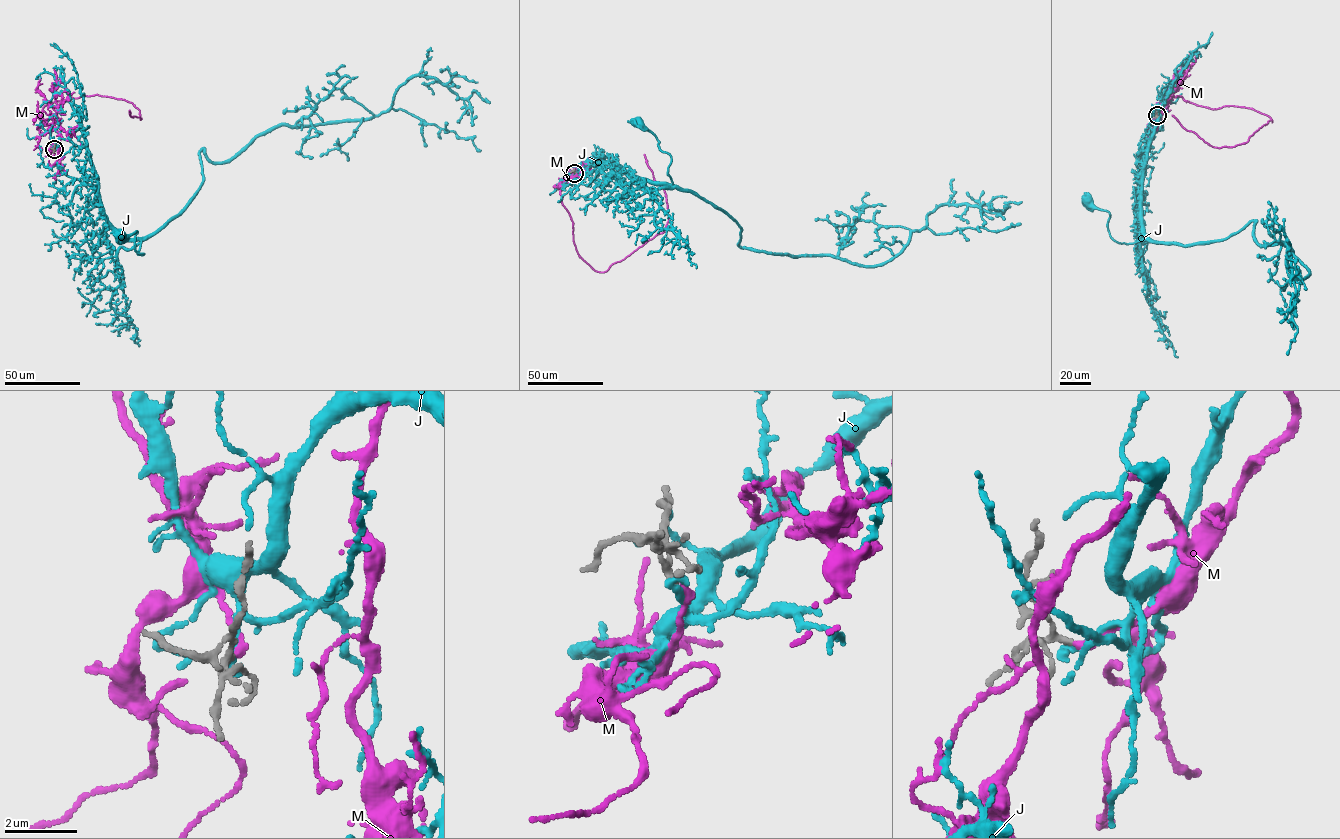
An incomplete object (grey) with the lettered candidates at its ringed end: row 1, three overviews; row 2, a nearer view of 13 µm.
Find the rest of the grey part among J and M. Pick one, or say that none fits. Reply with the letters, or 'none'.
M

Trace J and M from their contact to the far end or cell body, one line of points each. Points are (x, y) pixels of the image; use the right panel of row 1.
J: (1157, 116), (1161, 109), (1143, 178), (1145, 239), (1114, 241), (1108, 230), (1109, 213), (1086, 201)
M: (1158, 116), (1178, 96), (1212, 109), (1250, 108), (1272, 122), (1247, 142), (1218, 148), (1172, 115)

